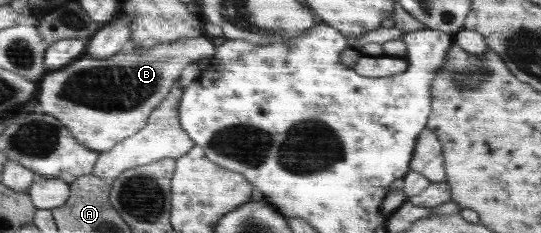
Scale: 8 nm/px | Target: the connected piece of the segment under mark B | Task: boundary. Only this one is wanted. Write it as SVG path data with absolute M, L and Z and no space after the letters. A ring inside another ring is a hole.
M204 36L153 46L151 50L122 49L108 58L84 55L73 63L45 74L40 80L37 102L44 114L56 117L85 147L109 151L122 139L135 135L148 123L152 110L167 97L169 90L192 61L211 58L217 47Z

